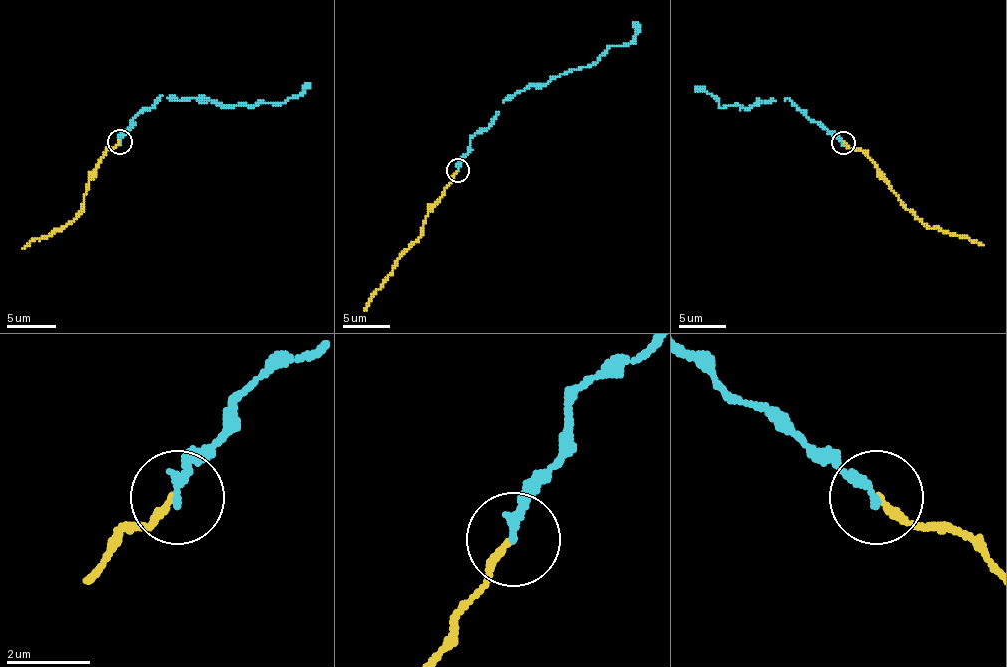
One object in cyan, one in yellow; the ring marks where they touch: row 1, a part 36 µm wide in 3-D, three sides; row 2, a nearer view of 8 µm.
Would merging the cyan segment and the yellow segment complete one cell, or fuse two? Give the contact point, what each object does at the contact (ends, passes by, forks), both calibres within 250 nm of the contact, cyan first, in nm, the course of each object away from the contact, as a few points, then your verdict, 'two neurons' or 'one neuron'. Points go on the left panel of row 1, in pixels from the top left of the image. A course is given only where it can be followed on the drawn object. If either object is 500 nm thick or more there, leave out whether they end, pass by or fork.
(120, 142) | cyan ends | yellow ends | 240/170 nm | cyan via (120, 142), (133, 120), (162, 95), (182, 100), (278, 105), (295, 98), (307, 83) | yellow via (118, 142), (96, 164), (83, 209), (66, 226), (22, 248) | one neuron

